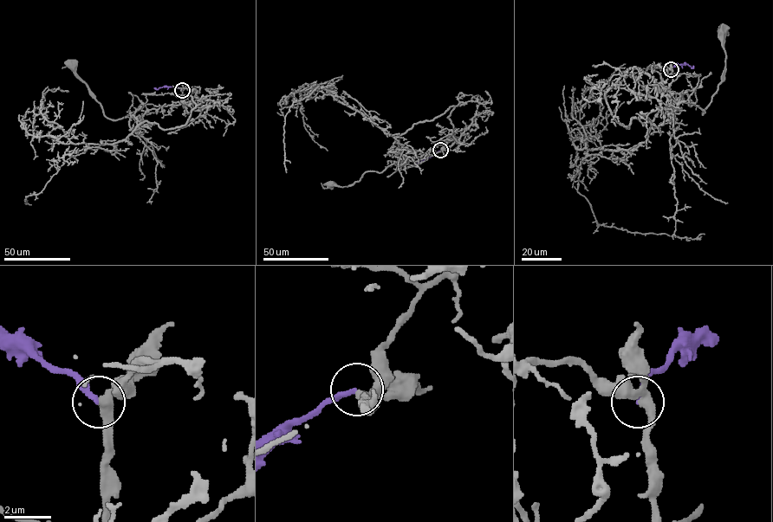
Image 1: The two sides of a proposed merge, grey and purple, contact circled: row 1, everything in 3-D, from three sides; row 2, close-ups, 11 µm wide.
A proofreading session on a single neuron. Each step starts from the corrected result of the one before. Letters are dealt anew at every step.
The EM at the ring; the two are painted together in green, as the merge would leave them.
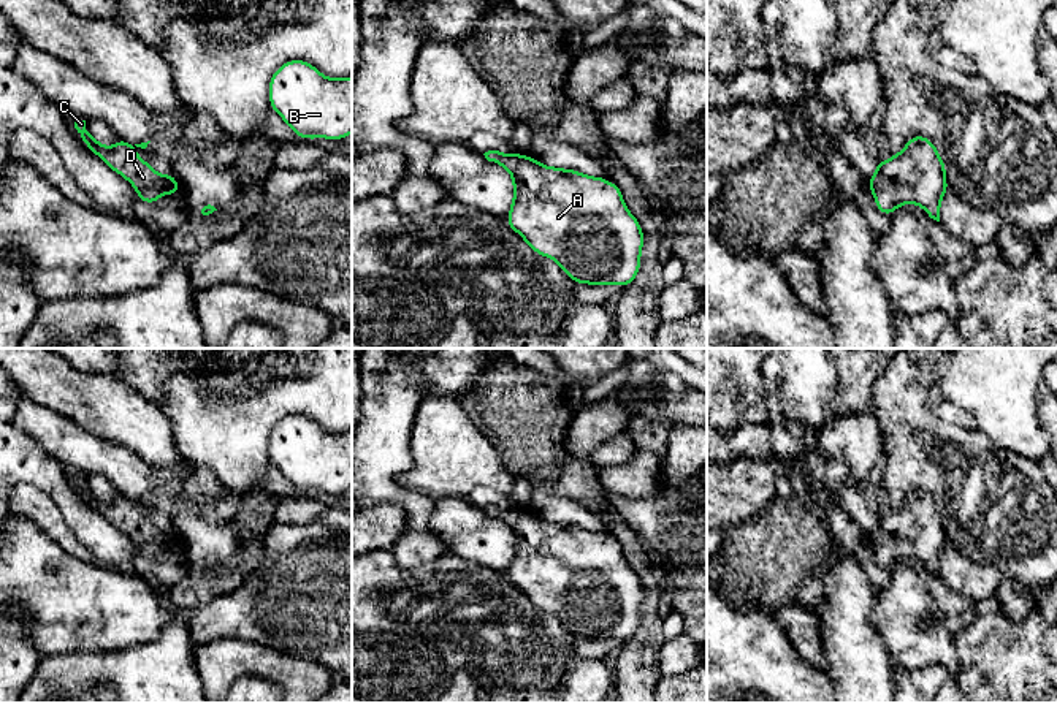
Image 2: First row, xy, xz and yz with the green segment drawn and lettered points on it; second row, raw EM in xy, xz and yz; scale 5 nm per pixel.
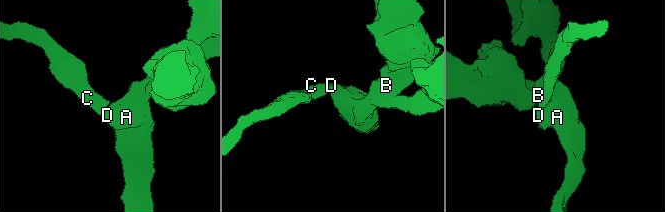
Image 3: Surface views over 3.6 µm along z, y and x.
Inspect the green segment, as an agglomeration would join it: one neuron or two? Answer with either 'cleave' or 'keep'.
keep

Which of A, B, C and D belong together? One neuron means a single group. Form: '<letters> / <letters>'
A B C D

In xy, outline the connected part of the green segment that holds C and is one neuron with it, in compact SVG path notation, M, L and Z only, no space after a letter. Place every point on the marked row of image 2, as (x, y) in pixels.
M76 120L74 128L78 130L81 141L97 157L135 187L138 200L155 204L163 193L181 193L181 187L171 173L166 176L155 173L147 162L141 160L133 152L132 144L125 139L120 138L111 149L108 149L86 130L86 120Z

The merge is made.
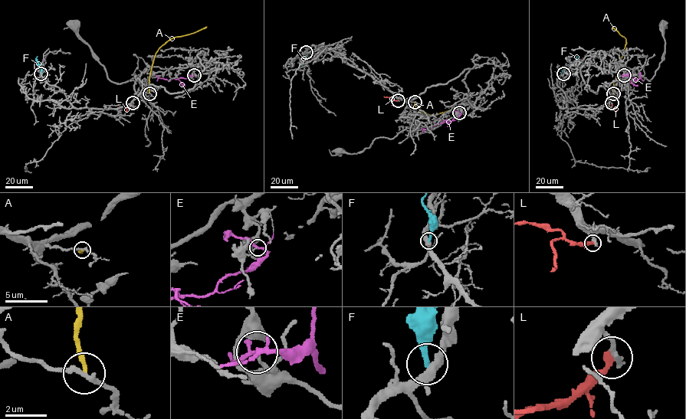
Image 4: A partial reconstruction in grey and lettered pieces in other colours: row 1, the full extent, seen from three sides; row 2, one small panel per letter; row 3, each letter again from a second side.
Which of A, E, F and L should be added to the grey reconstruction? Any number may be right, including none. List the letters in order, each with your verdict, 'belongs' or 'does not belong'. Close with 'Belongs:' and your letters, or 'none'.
A: does not belong
E: does not belong
F: does not belong
L: does not belong
Belongs: none

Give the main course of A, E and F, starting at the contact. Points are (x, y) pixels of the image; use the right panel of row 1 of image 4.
A: (613, 93), (613, 83), (625, 39), (612, 27)
E: (625, 75), (637, 80), (640, 78), (640, 73)
F: (563, 73), (563, 69), (575, 60), (576, 56)

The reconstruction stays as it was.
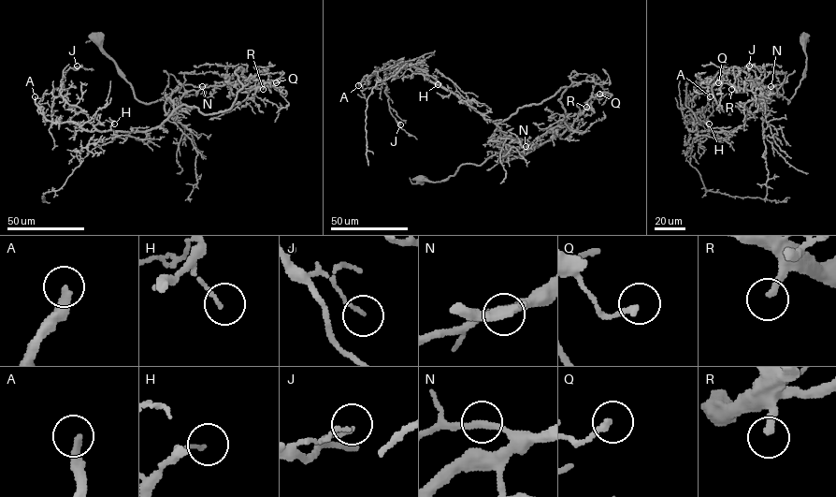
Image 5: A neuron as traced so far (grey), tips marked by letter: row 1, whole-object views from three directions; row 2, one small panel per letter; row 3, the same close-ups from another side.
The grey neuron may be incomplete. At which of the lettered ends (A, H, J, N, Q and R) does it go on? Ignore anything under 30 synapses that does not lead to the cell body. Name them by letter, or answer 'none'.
A, R

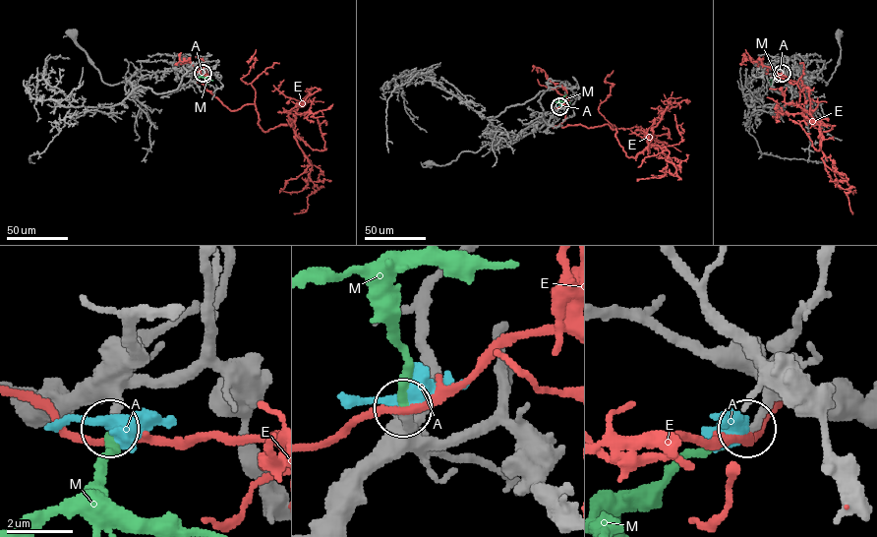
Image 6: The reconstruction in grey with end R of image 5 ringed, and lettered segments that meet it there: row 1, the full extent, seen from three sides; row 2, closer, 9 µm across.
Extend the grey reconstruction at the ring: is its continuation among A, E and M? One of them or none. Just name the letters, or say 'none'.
M

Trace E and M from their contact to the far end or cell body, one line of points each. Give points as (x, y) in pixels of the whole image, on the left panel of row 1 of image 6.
E: (203, 73), (231, 110), (254, 104), (263, 131), (292, 127), (319, 189), (294, 213)
M: (203, 73), (205, 85)

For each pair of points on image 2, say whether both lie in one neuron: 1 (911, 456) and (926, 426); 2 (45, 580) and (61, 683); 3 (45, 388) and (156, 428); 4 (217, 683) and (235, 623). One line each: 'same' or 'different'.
1: same
2: different
3: same
4: different

